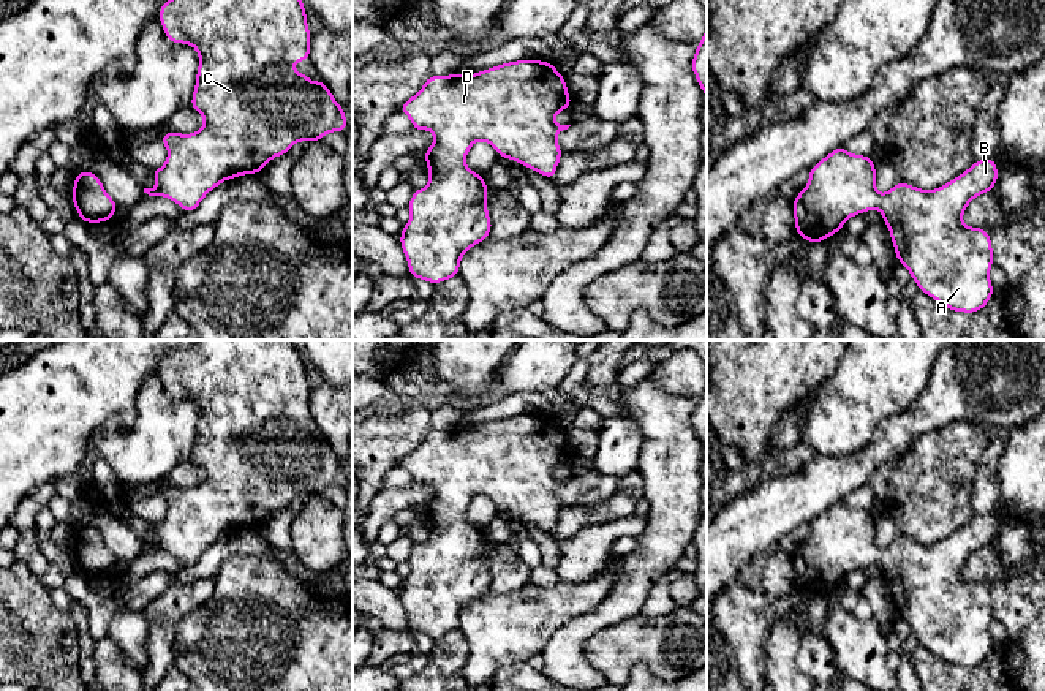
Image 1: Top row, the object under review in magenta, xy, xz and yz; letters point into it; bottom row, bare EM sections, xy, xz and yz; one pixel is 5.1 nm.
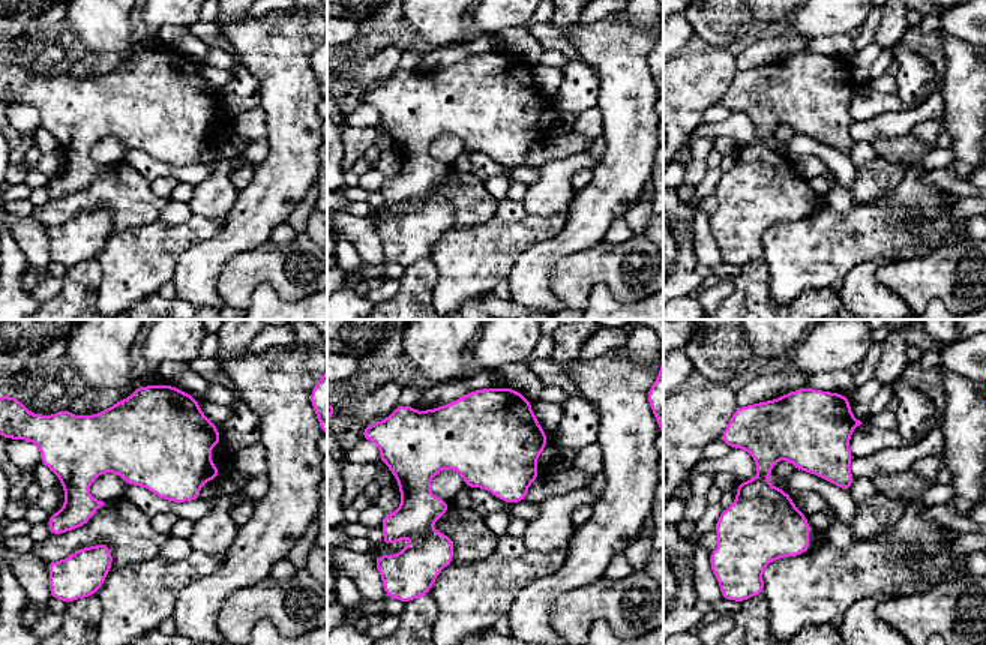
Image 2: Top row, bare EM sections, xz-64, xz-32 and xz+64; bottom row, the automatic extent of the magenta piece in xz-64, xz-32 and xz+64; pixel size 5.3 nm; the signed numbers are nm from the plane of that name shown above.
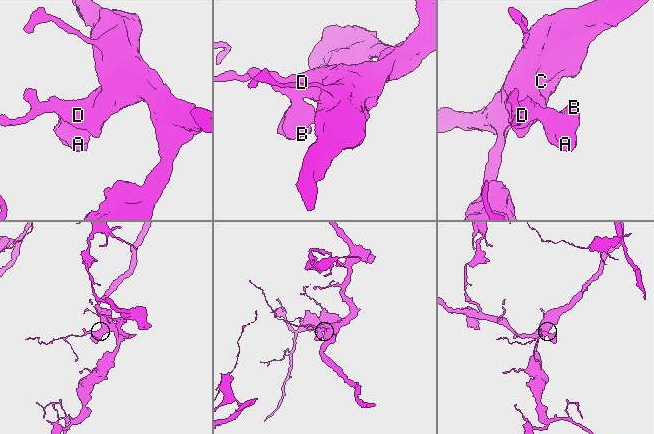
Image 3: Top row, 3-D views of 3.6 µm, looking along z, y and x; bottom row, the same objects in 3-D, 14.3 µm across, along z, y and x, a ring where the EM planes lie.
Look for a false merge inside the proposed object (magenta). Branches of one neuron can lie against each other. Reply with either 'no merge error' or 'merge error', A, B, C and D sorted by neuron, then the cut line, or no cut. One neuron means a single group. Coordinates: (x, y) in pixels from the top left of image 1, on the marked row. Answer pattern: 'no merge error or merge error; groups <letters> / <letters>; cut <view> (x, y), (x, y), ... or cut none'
no merge error; groups A B C D; cut none

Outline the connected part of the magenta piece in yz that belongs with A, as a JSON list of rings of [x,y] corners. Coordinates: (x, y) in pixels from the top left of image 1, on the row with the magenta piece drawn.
[[[844,147],[832,150],[808,172],[806,187],[792,201],[795,232],[806,242],[819,244],[839,232],[847,218],[877,209],[890,231],[896,261],[911,272],[919,291],[961,313],[985,308],[994,296],[990,280],[990,269],[994,266],[990,232],[963,225],[969,202],[998,183],[994,158],[975,160],[950,182],[928,191],[898,182],[881,194],[876,190],[876,164],[871,157],[849,153]]]

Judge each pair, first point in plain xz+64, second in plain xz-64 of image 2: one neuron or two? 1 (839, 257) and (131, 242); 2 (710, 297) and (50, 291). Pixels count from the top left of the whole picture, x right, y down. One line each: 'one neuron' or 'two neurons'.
1: one neuron
2: one neuron

